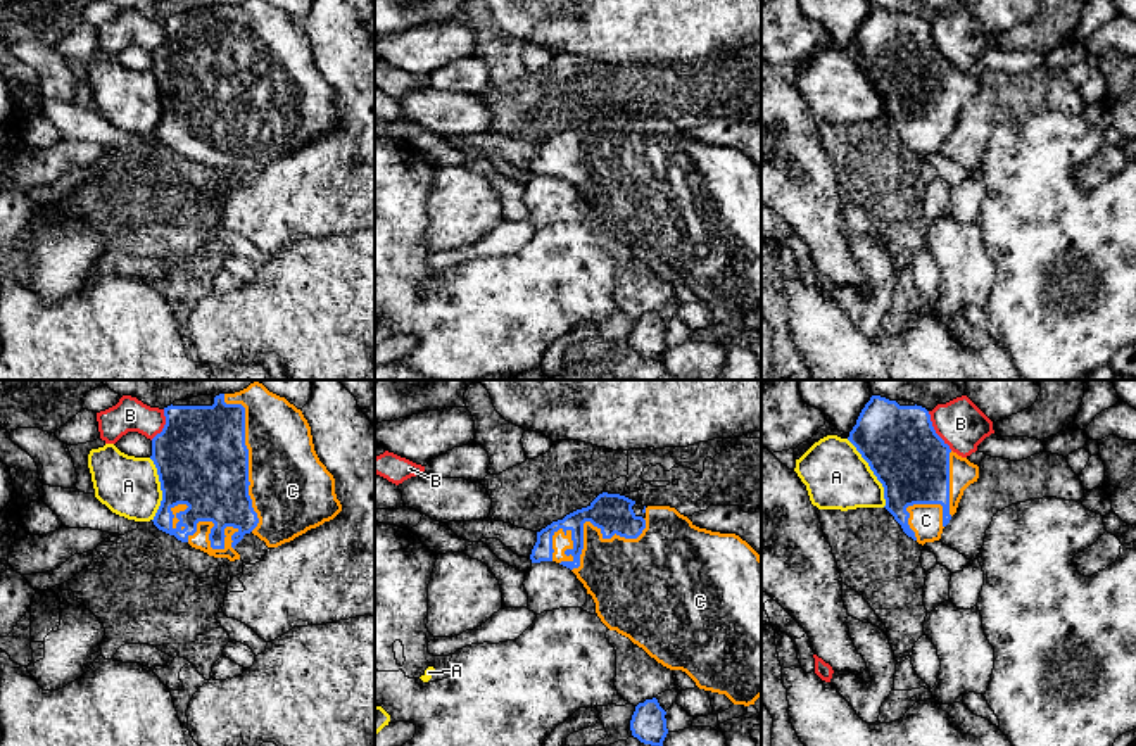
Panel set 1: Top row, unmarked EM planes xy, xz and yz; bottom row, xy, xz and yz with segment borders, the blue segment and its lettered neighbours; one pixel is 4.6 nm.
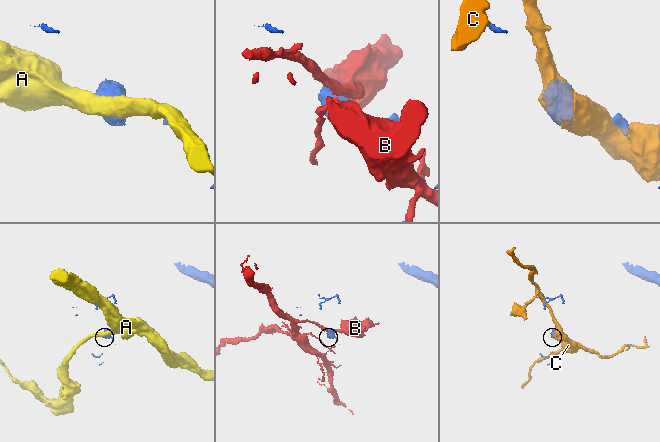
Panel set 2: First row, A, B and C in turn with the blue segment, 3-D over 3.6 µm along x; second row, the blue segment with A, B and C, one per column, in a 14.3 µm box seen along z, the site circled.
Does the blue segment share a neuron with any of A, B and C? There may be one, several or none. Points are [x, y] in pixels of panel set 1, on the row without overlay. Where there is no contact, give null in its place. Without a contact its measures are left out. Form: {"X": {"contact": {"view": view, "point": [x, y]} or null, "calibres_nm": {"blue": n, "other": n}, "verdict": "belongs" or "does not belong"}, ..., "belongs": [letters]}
{"A": {"contact": {"view": "yz", "point": [874, 87]}, "calibres_nm": {"blue": 360, "other": 300}, "verdict": "does not belong"}, "B": {"contact": {"view": "yz", "point": [934, 44]}, "calibres_nm": {"blue": 360, "other": 220}, "verdict": "does not belong"}, "C": {"contact": {"view": "xy", "point": [247, 69]}, "calibres_nm": {"blue": 440, "other": 380}, "verdict": "belongs"}, "belongs": ["C"]}

